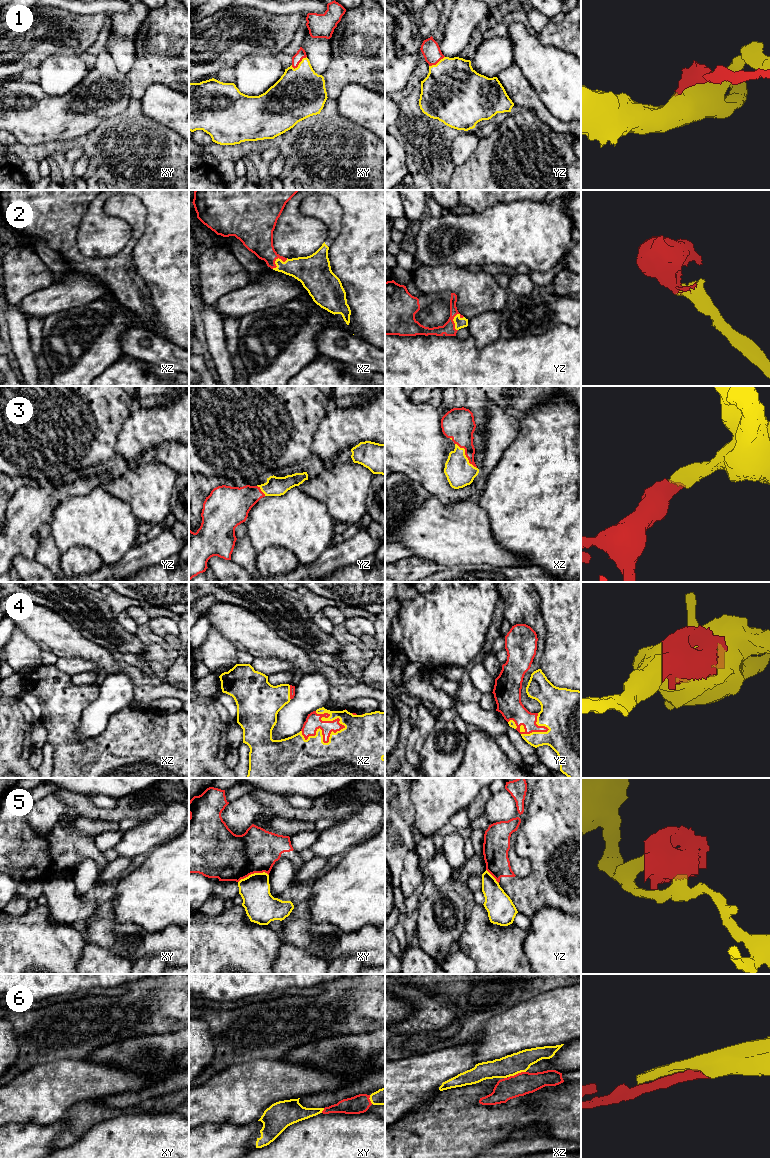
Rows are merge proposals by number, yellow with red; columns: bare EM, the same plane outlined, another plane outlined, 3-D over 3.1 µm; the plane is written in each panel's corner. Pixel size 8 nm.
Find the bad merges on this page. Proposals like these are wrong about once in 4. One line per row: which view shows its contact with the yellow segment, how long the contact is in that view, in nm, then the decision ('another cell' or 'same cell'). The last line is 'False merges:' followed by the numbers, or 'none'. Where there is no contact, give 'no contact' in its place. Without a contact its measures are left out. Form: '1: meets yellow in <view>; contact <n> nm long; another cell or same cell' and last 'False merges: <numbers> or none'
1: meets yellow in xy; contact 150 nm long; same cell
2: meets yellow in yz; contact 150 nm long; same cell
3: meets yellow in xz; contact 260 nm long; same cell
4: meets yellow in xz; contact 360 nm long; same cell
5: meets yellow in xy; contact 260 nm long; another cell
6: meets yellow in xz; contact 150 nm long; same cell
False merges: 5

